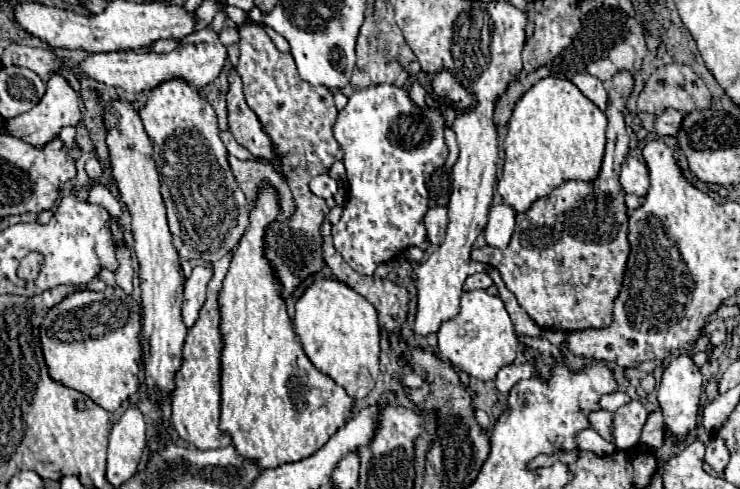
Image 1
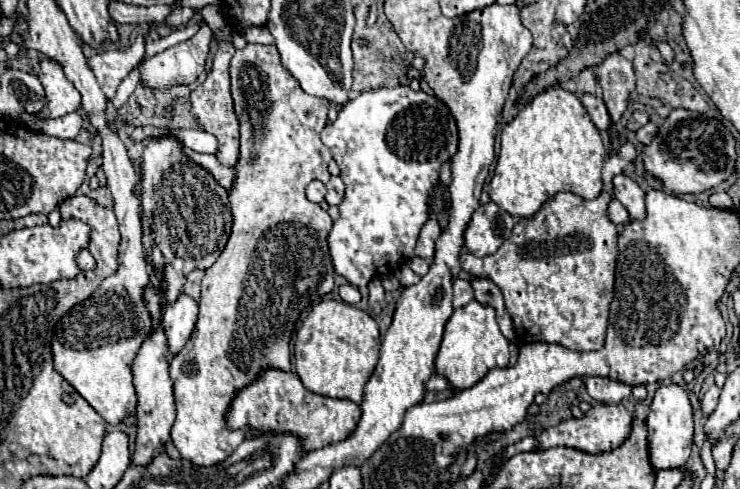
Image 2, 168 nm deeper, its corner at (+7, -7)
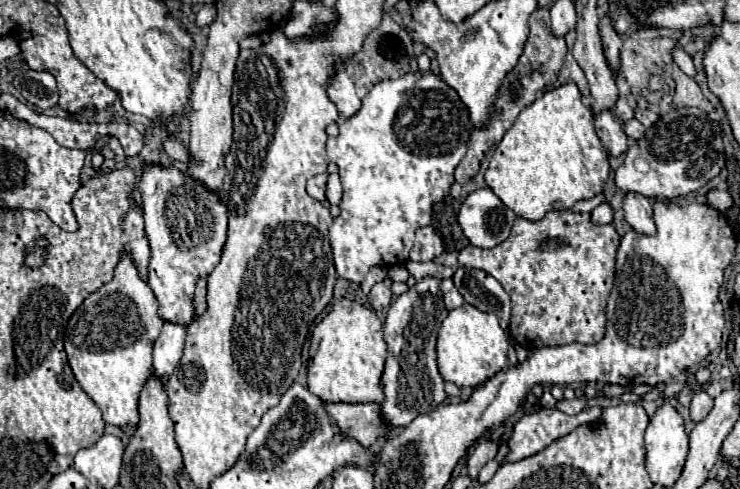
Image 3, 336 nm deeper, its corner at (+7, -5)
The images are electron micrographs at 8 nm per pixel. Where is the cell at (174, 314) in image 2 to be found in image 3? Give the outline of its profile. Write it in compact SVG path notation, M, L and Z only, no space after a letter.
M165 323L159 339L153 345L153 375L167 383L169 375L179 365L185 343L185 327L175 323Z

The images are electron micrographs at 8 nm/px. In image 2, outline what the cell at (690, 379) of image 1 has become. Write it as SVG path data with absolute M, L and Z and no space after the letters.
M683 383L661 385L651 401L651 413L647 417L649 427L649 461L655 469L675 469L687 463L693 447L693 409Z

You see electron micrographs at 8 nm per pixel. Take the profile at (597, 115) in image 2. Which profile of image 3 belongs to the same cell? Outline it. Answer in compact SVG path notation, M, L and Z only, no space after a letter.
M603 111L603 113L595 115L595 131L597 131L599 139L603 141L603 147L609 151L609 155L619 157L627 151L629 139L627 139L625 131L621 129L619 121L611 115L611 111Z

